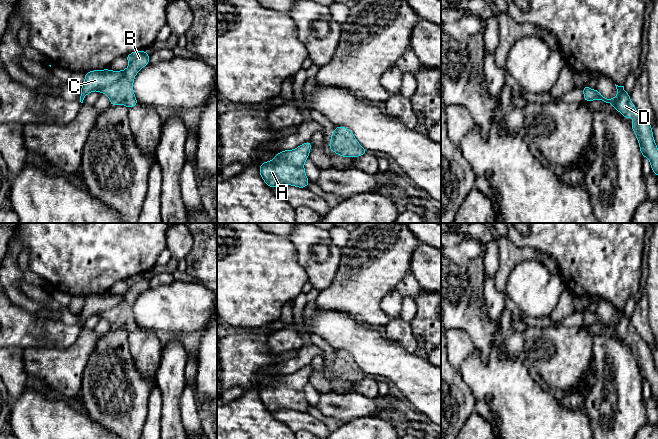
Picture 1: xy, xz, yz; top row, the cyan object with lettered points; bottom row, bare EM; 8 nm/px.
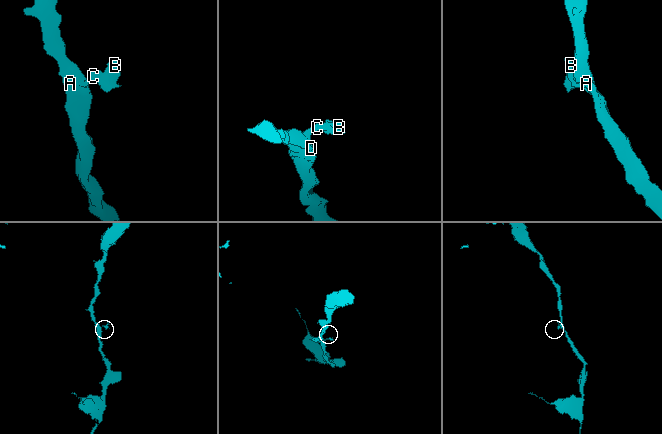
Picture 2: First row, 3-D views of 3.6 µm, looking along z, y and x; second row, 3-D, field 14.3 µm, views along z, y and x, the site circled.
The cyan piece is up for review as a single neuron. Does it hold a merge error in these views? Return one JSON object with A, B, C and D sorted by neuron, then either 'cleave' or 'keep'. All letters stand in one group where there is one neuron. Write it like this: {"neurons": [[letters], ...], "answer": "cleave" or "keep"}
{"neurons": [["A", "B", "C", "D"]], "answer": "keep"}

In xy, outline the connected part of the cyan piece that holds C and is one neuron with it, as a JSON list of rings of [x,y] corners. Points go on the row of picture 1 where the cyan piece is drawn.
[[[142,50],[125,56],[129,66],[125,70],[92,70],[84,73],[85,80],[81,87],[80,102],[92,91],[104,93],[110,99],[110,106],[125,105],[128,109],[137,106],[133,82],[138,71],[150,63],[149,54]]]

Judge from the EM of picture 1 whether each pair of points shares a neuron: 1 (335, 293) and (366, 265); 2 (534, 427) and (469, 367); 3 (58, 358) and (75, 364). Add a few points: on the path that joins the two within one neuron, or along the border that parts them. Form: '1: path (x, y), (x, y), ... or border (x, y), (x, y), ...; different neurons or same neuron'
1: path (343, 288), (358, 273); same neuron
2: path (518, 411), (485, 379); same neuron
3: path (62, 362), (64, 364), (71, 364); same neuron

